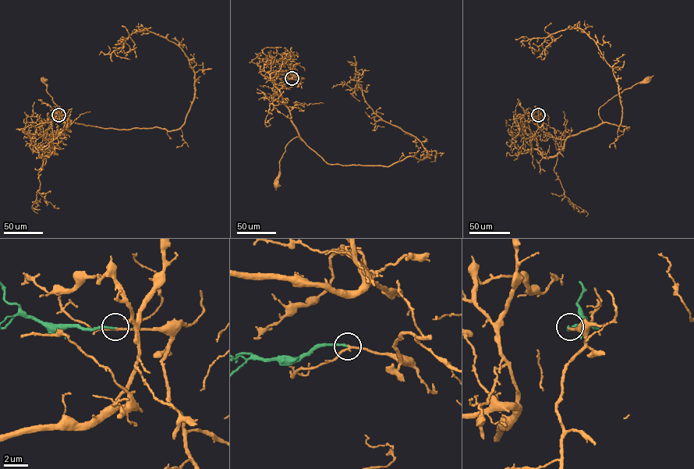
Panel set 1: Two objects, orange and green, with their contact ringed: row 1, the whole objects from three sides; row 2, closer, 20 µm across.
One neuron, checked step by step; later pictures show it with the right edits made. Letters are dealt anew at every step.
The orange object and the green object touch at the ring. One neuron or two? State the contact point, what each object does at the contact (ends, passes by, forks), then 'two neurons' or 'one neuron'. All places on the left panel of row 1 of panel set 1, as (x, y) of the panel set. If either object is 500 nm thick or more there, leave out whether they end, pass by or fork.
place (58, 115); orange passes by; green ends; one neuron

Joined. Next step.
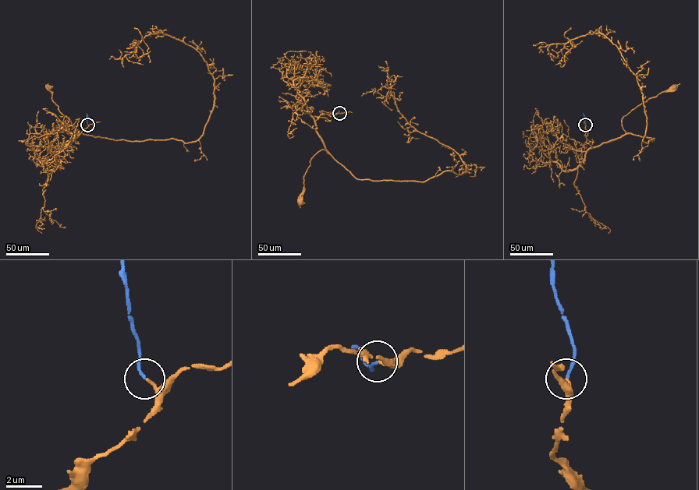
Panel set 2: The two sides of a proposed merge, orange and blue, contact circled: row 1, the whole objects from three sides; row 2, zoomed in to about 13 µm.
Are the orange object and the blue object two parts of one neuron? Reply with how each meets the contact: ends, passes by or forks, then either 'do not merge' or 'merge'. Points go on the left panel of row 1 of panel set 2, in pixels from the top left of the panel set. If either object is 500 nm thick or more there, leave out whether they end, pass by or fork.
orange ends; blue ends; merge

